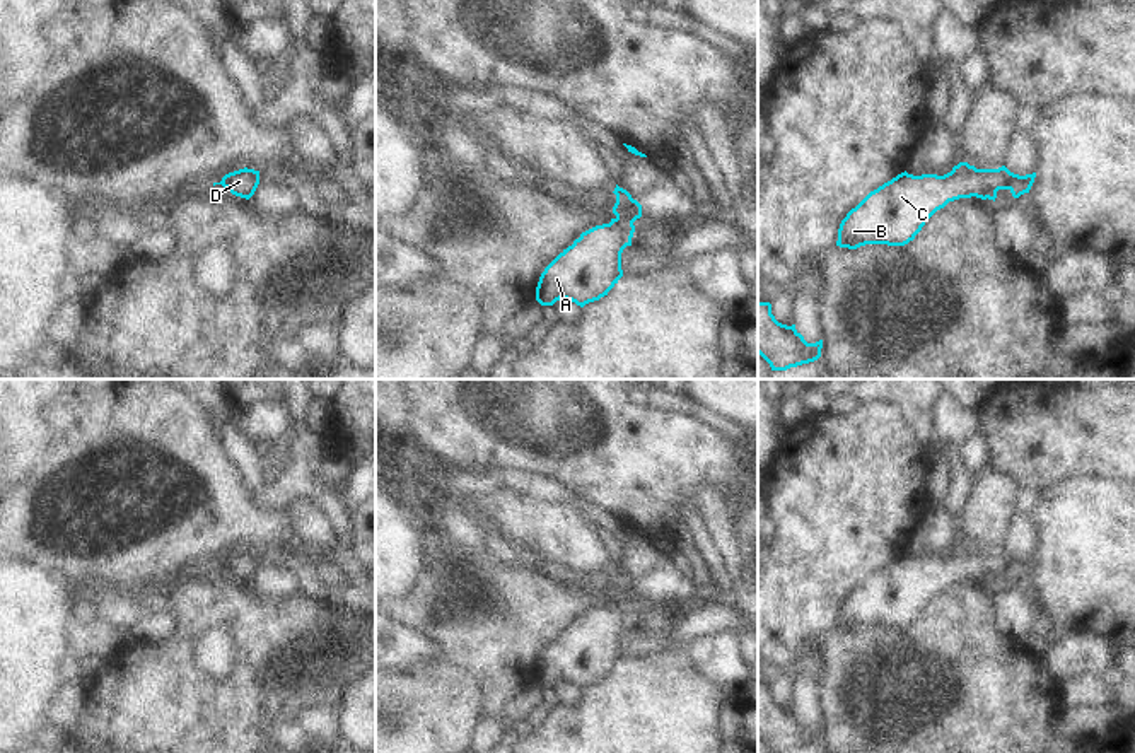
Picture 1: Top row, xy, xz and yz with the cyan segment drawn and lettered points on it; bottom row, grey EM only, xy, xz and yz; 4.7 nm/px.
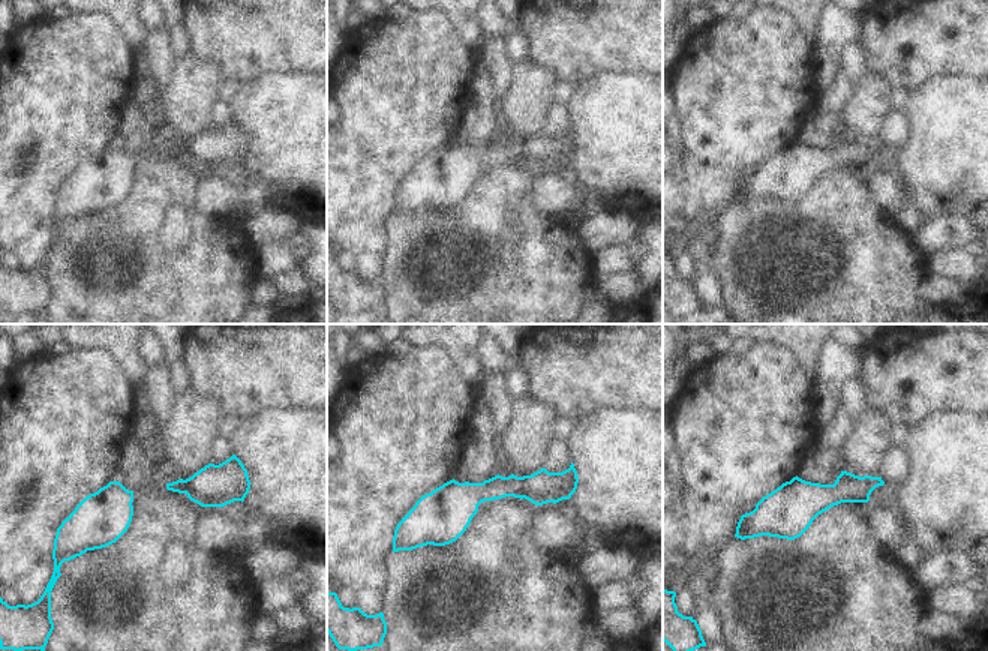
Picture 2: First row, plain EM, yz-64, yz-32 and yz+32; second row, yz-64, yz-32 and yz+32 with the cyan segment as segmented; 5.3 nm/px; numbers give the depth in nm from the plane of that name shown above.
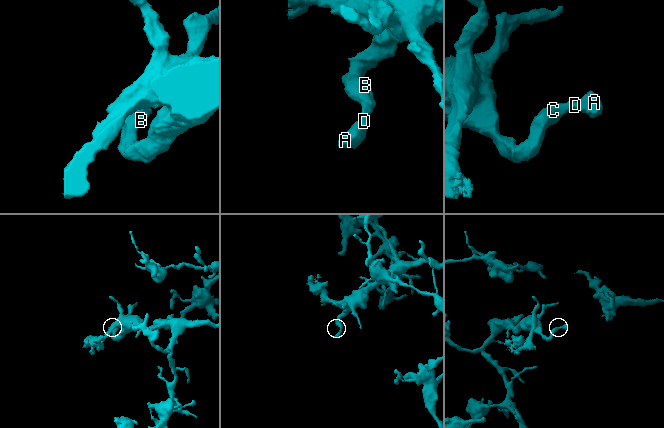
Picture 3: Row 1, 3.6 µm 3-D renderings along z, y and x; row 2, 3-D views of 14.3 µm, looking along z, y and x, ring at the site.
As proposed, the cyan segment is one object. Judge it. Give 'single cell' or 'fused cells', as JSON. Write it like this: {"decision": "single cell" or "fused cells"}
{"decision": "single cell"}

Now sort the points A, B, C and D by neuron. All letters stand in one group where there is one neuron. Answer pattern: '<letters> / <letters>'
A B C D

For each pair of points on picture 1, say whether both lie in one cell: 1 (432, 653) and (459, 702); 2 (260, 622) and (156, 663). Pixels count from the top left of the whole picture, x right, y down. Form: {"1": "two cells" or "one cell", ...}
{"1": "two cells", "2": "one cell"}

